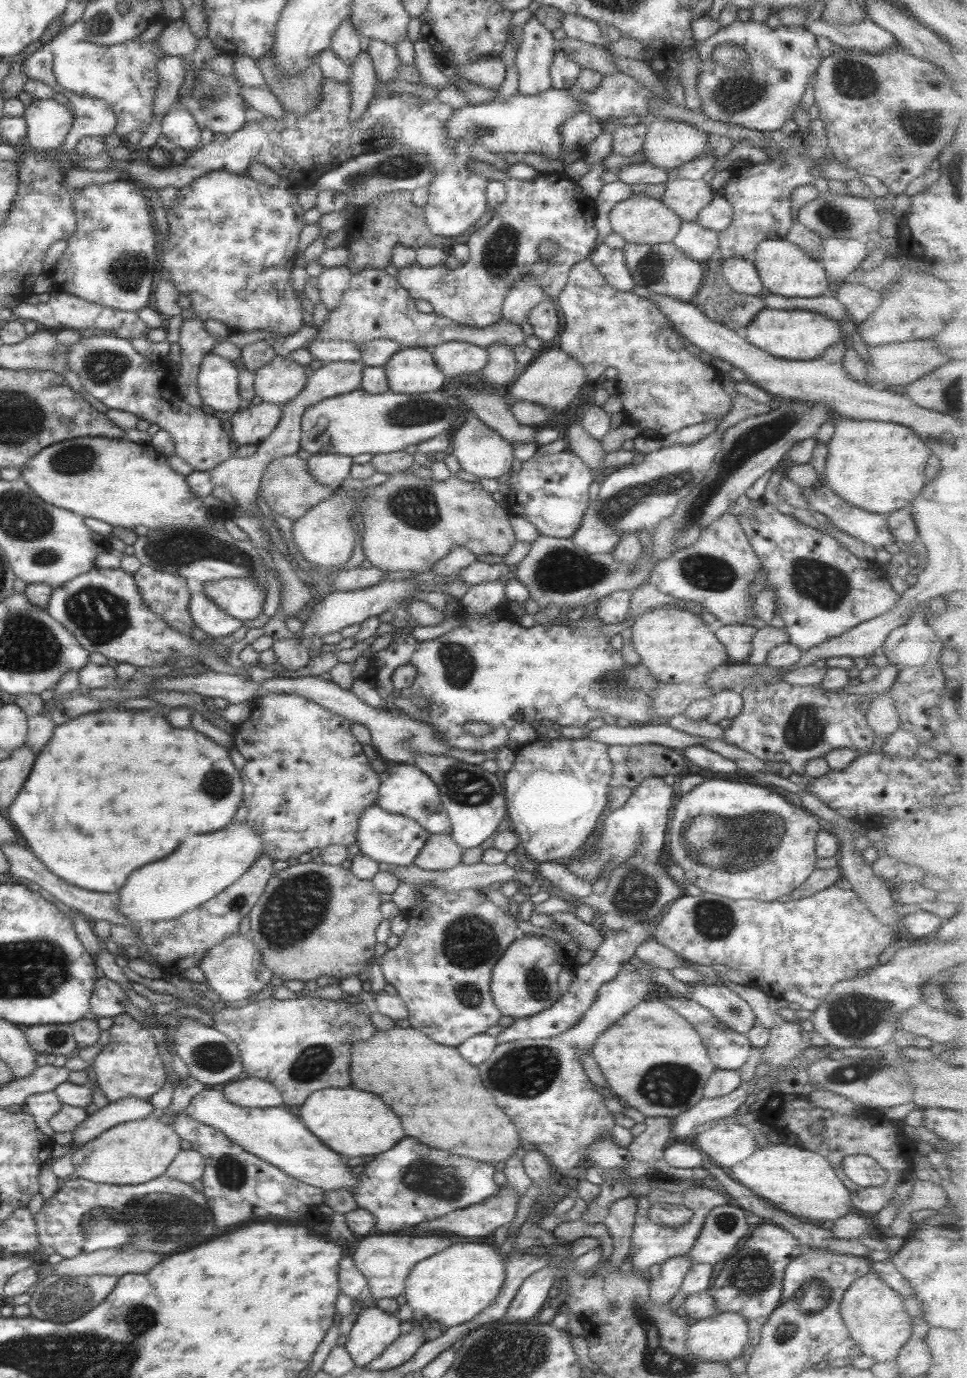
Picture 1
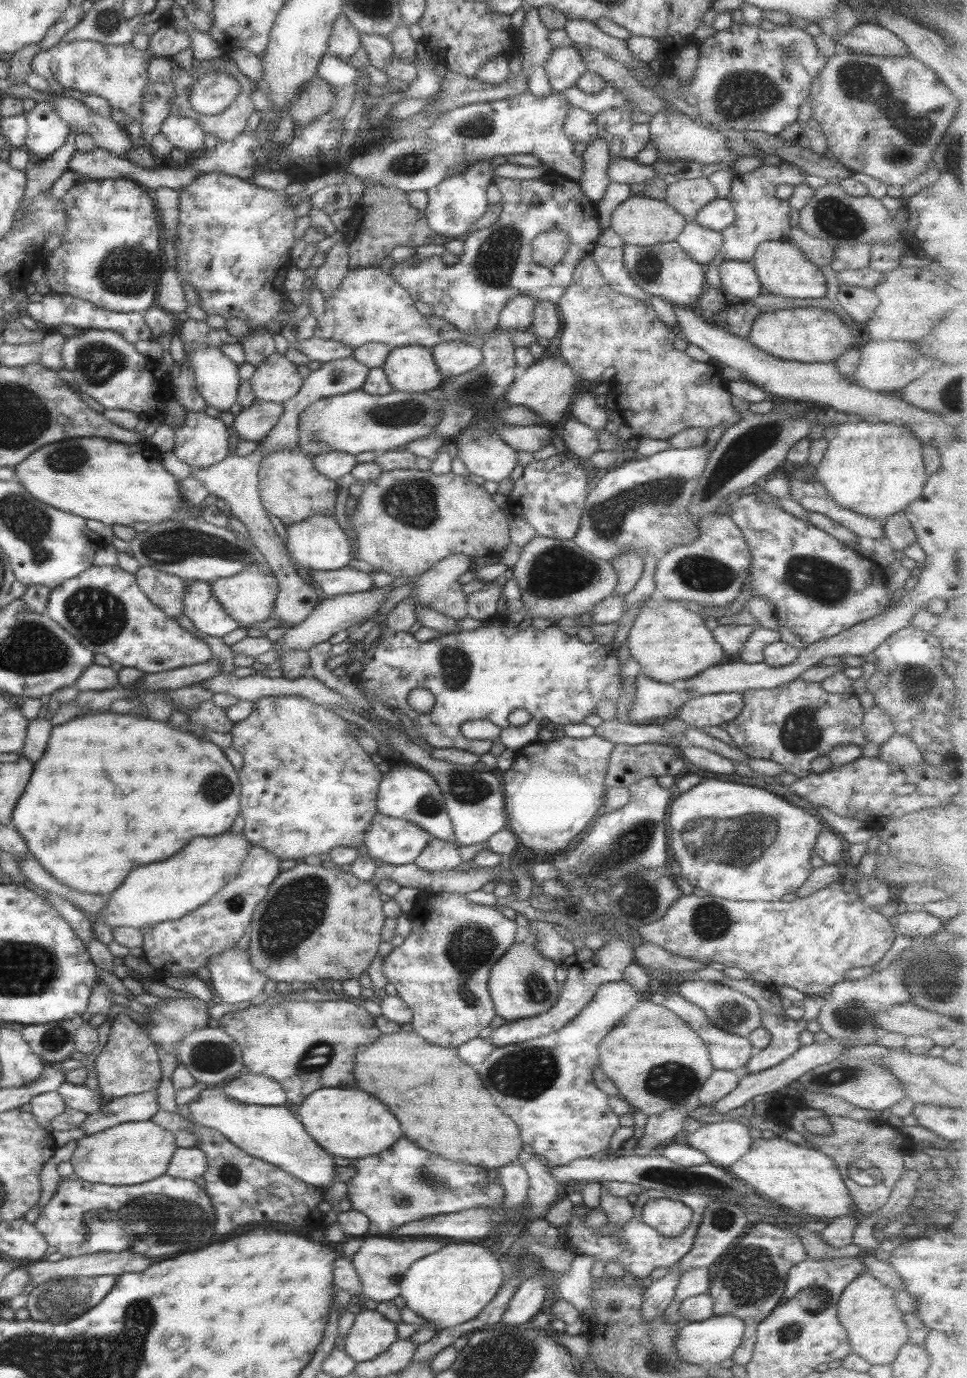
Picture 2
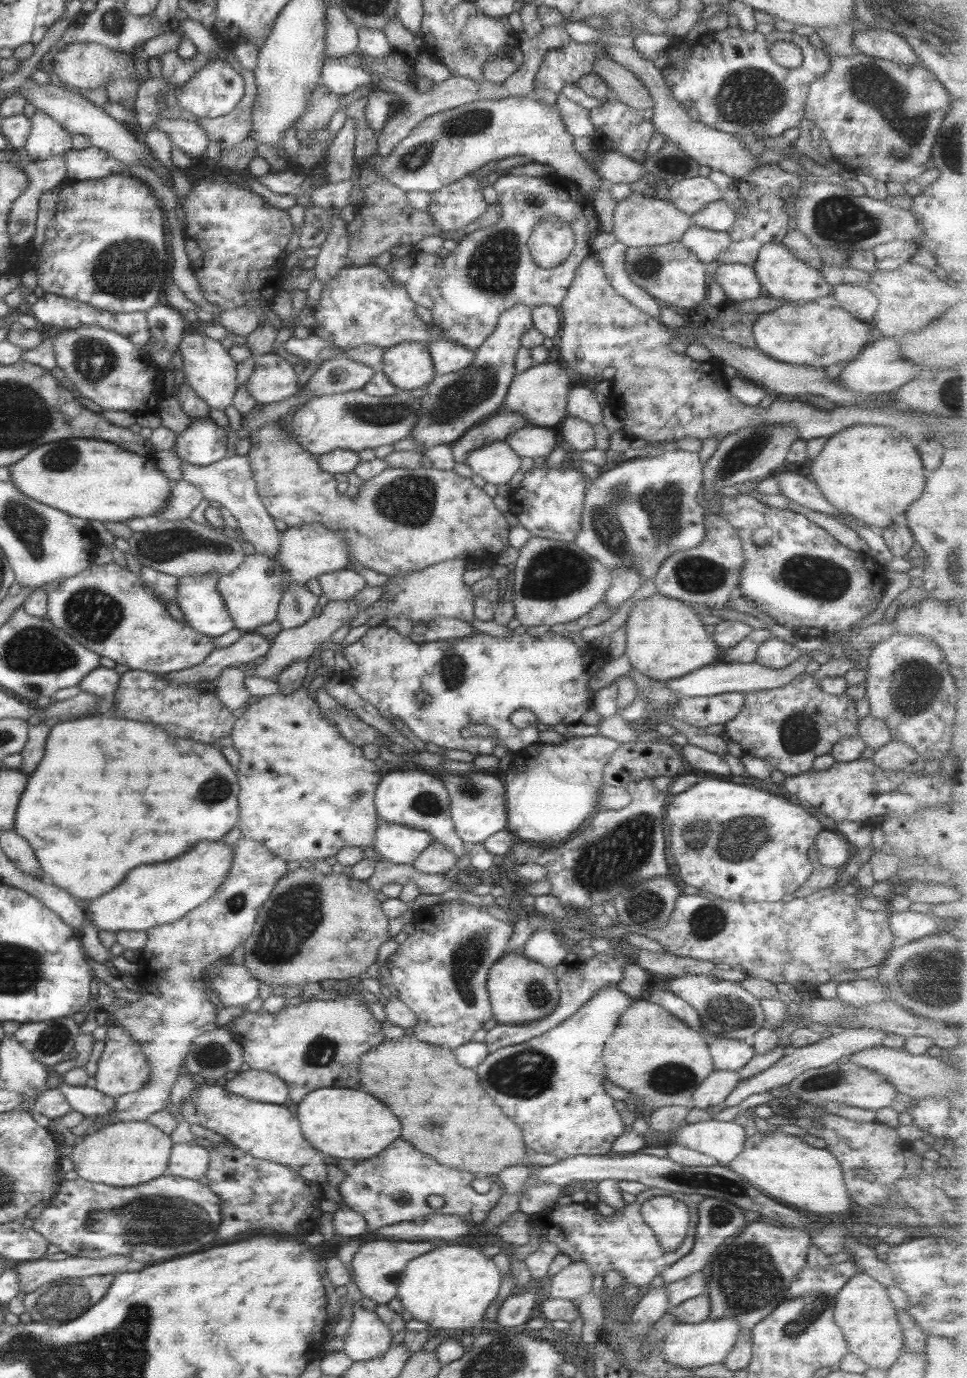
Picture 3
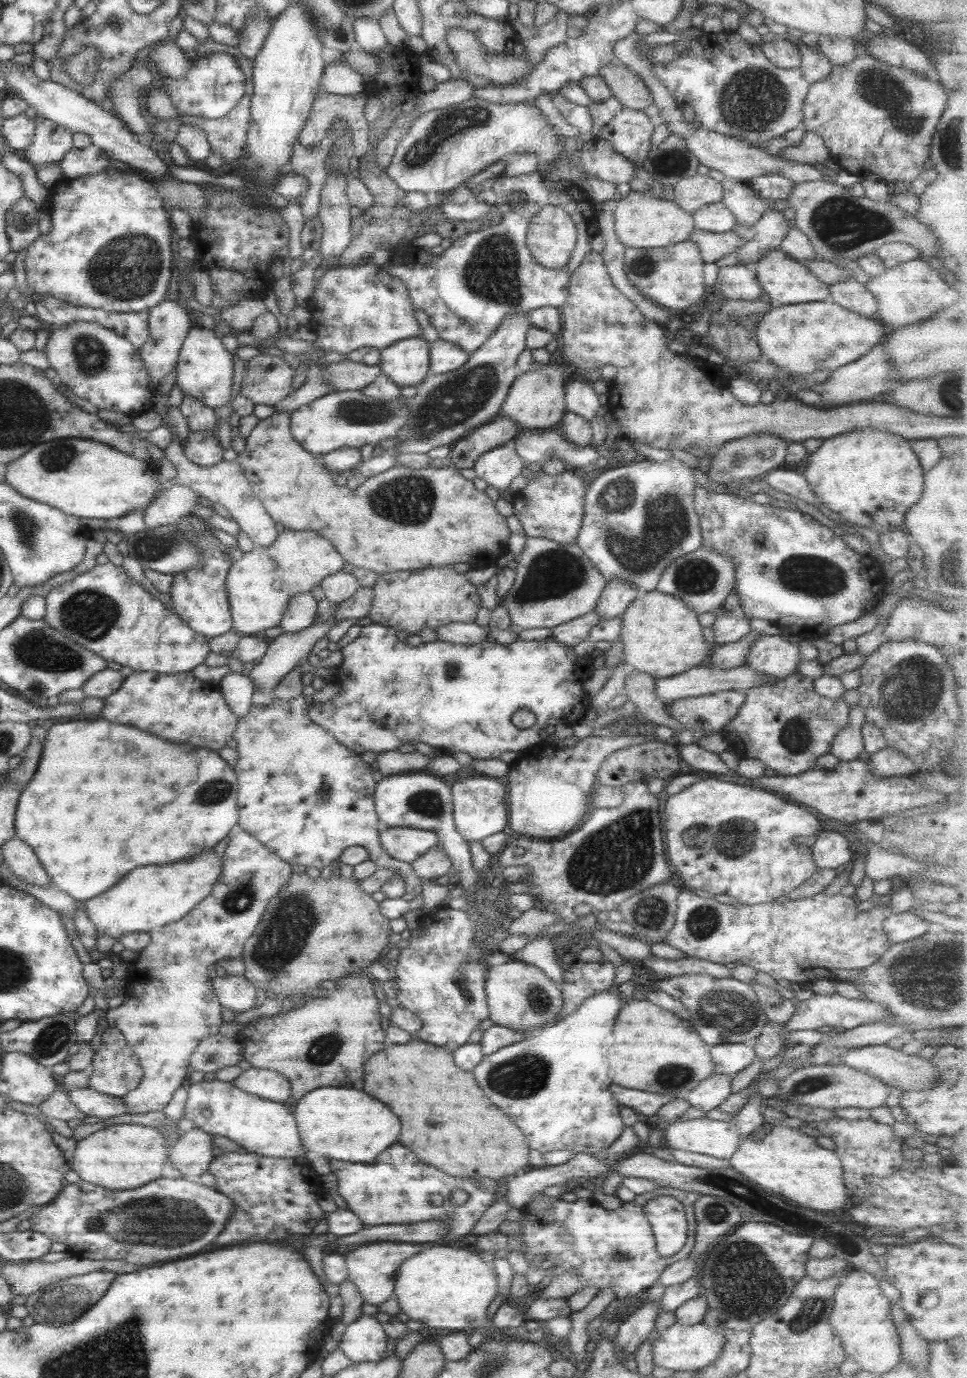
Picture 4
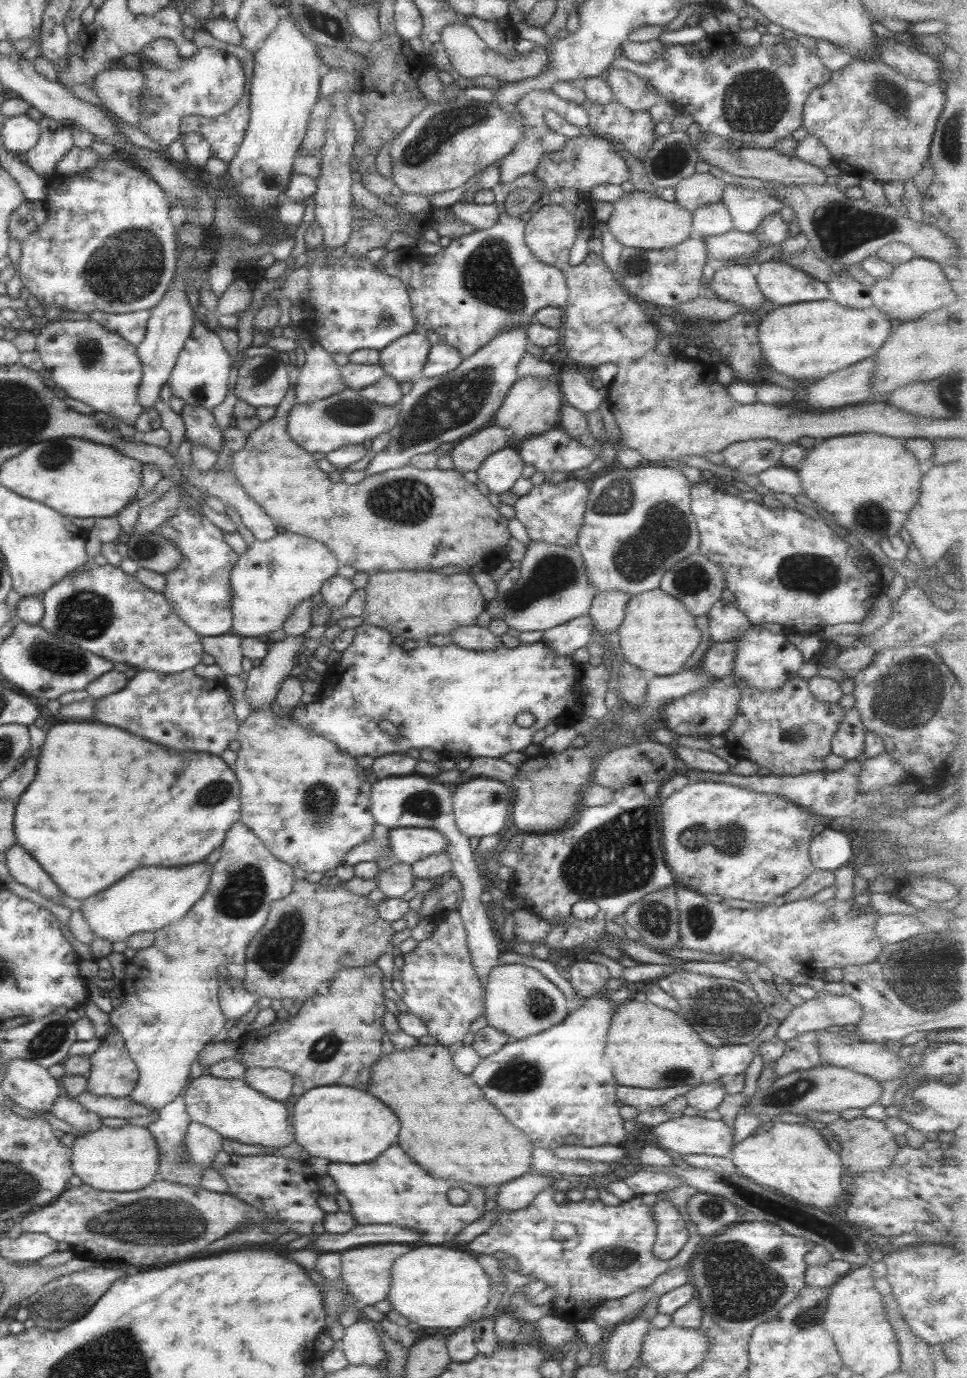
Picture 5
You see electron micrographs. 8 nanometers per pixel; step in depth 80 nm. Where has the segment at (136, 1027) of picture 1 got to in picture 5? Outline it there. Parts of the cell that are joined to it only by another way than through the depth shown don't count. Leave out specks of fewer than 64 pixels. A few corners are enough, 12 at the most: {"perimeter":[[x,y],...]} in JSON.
{"perimeter":[[117,1032],[88,1056],[86,1091],[127,1097],[138,1079]]}

